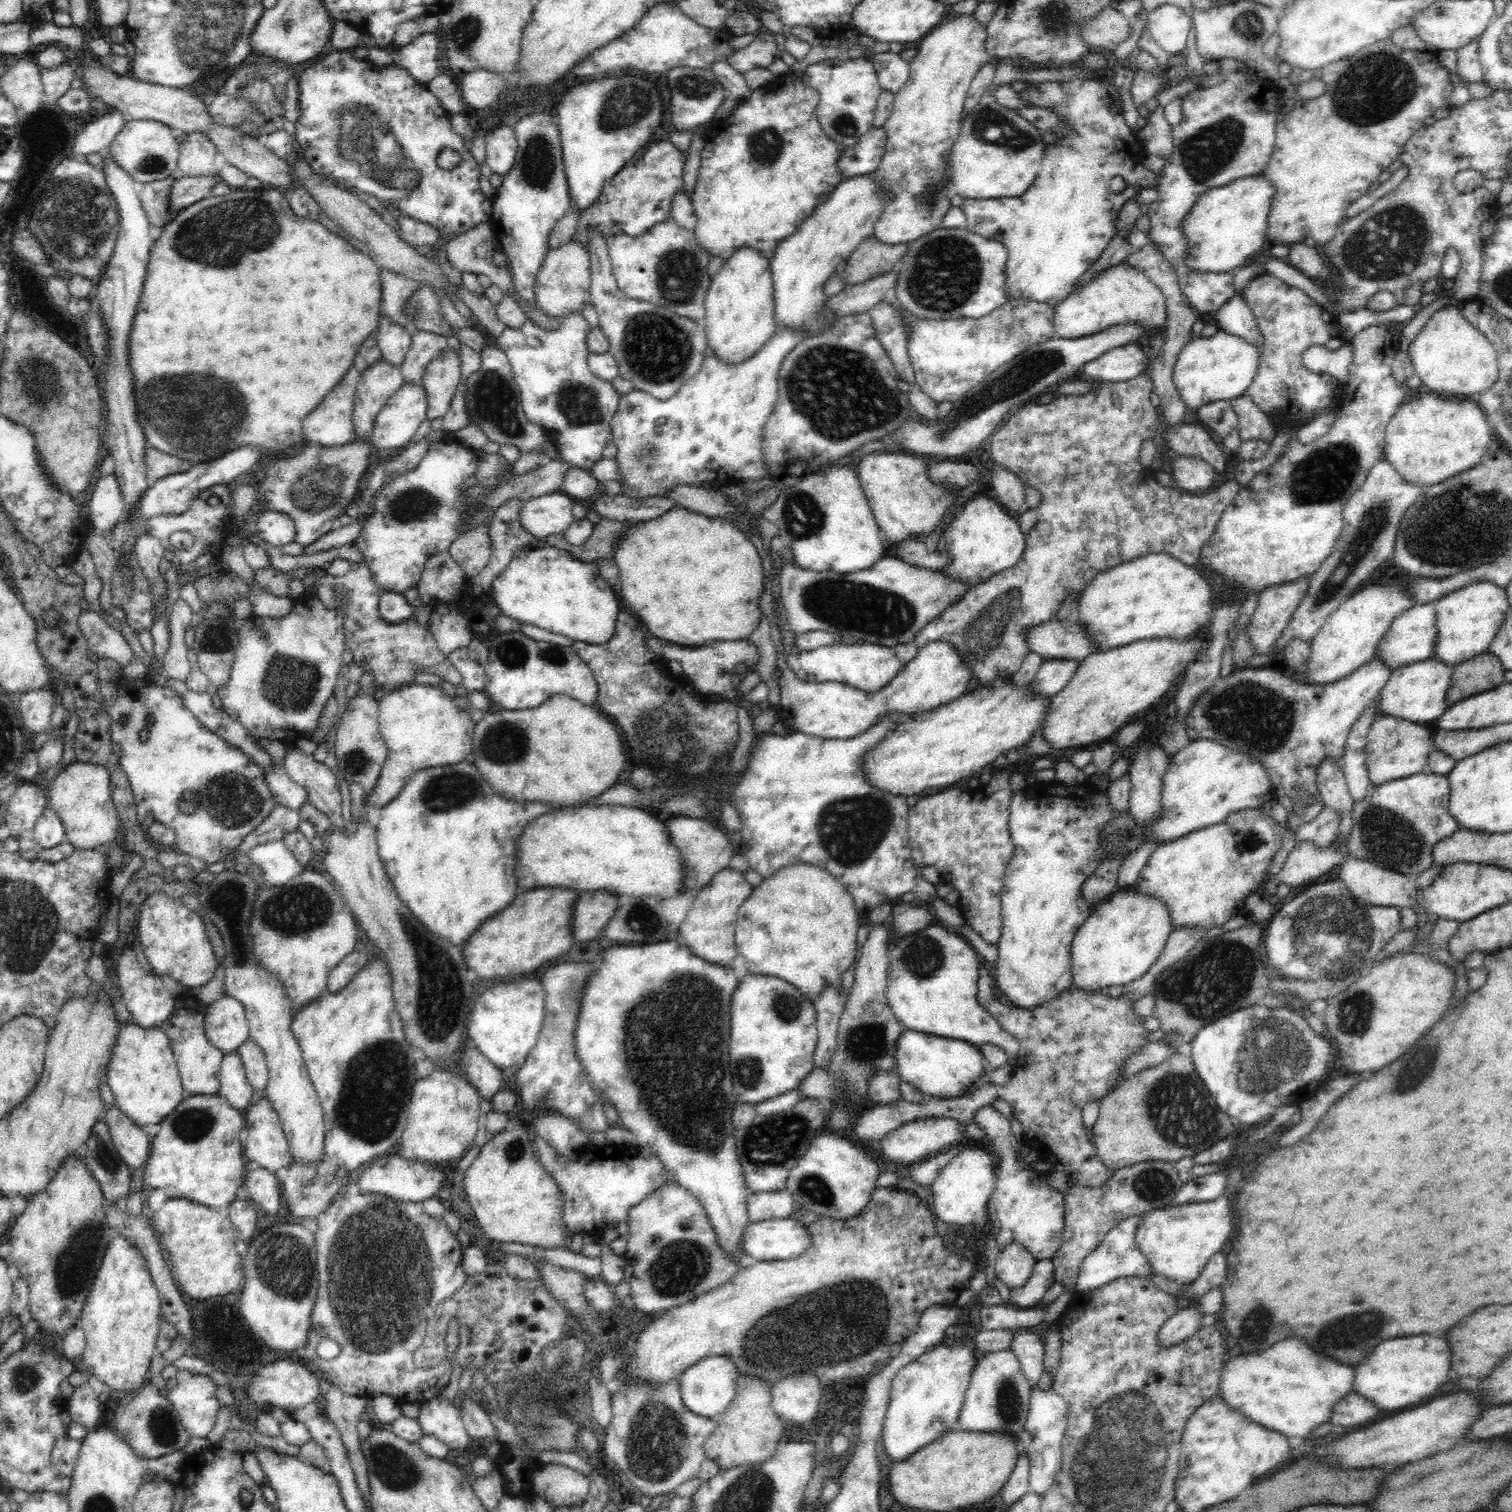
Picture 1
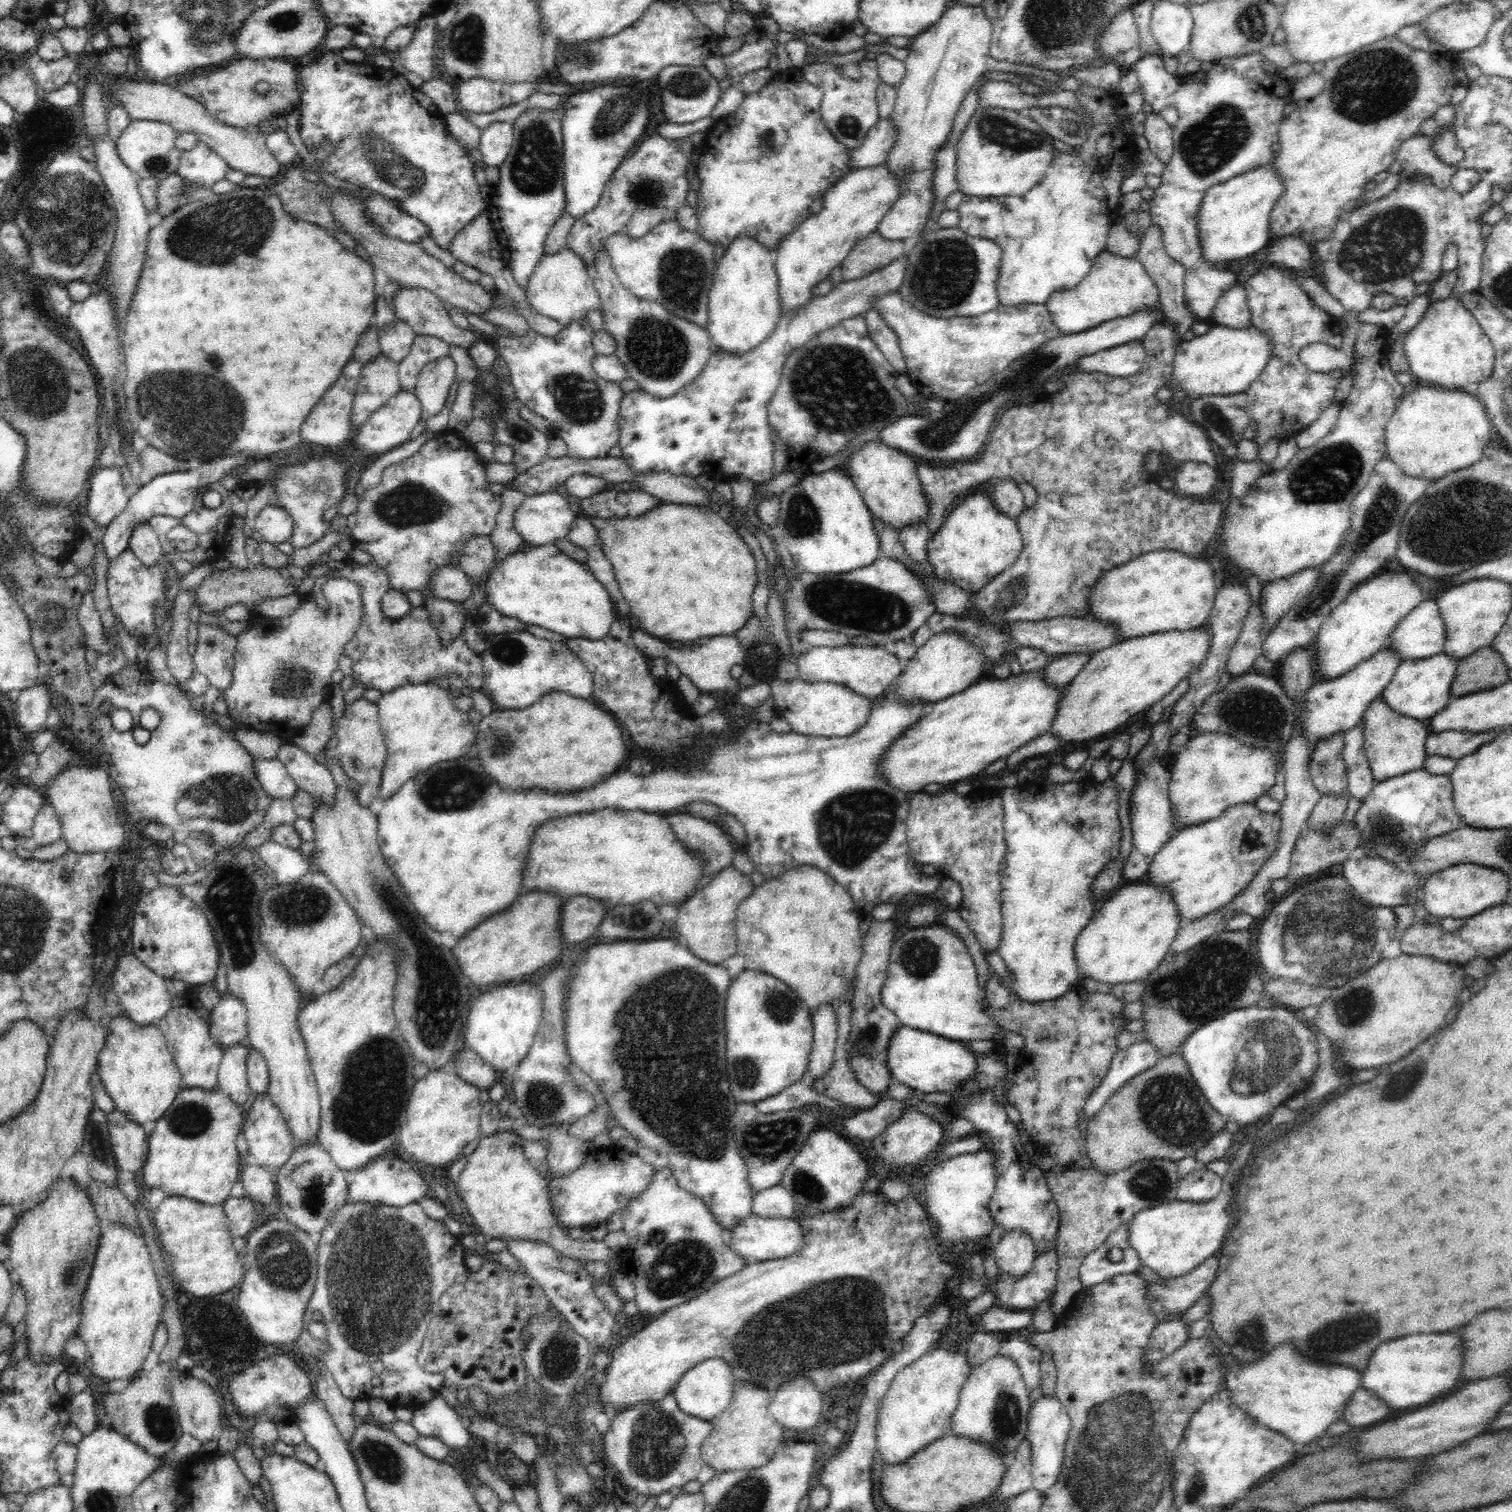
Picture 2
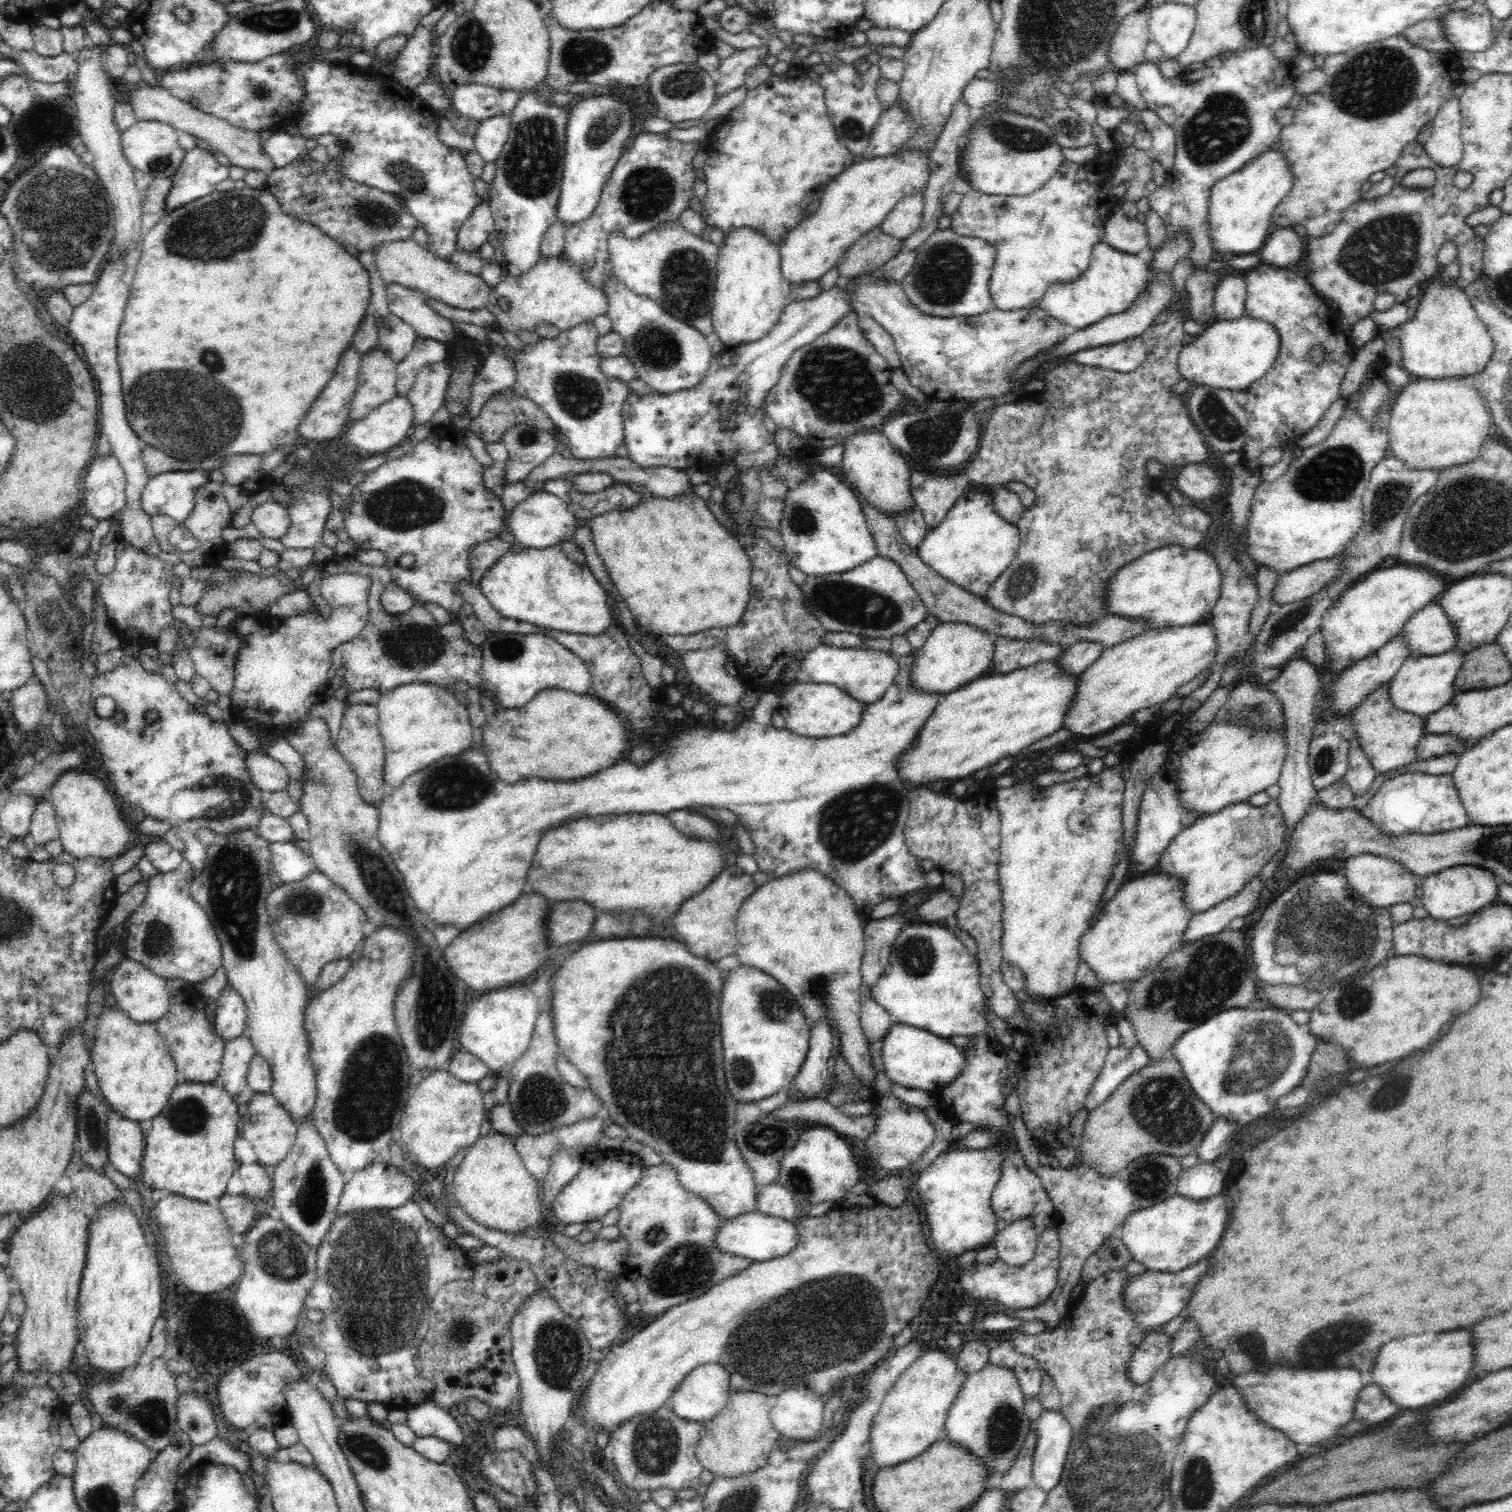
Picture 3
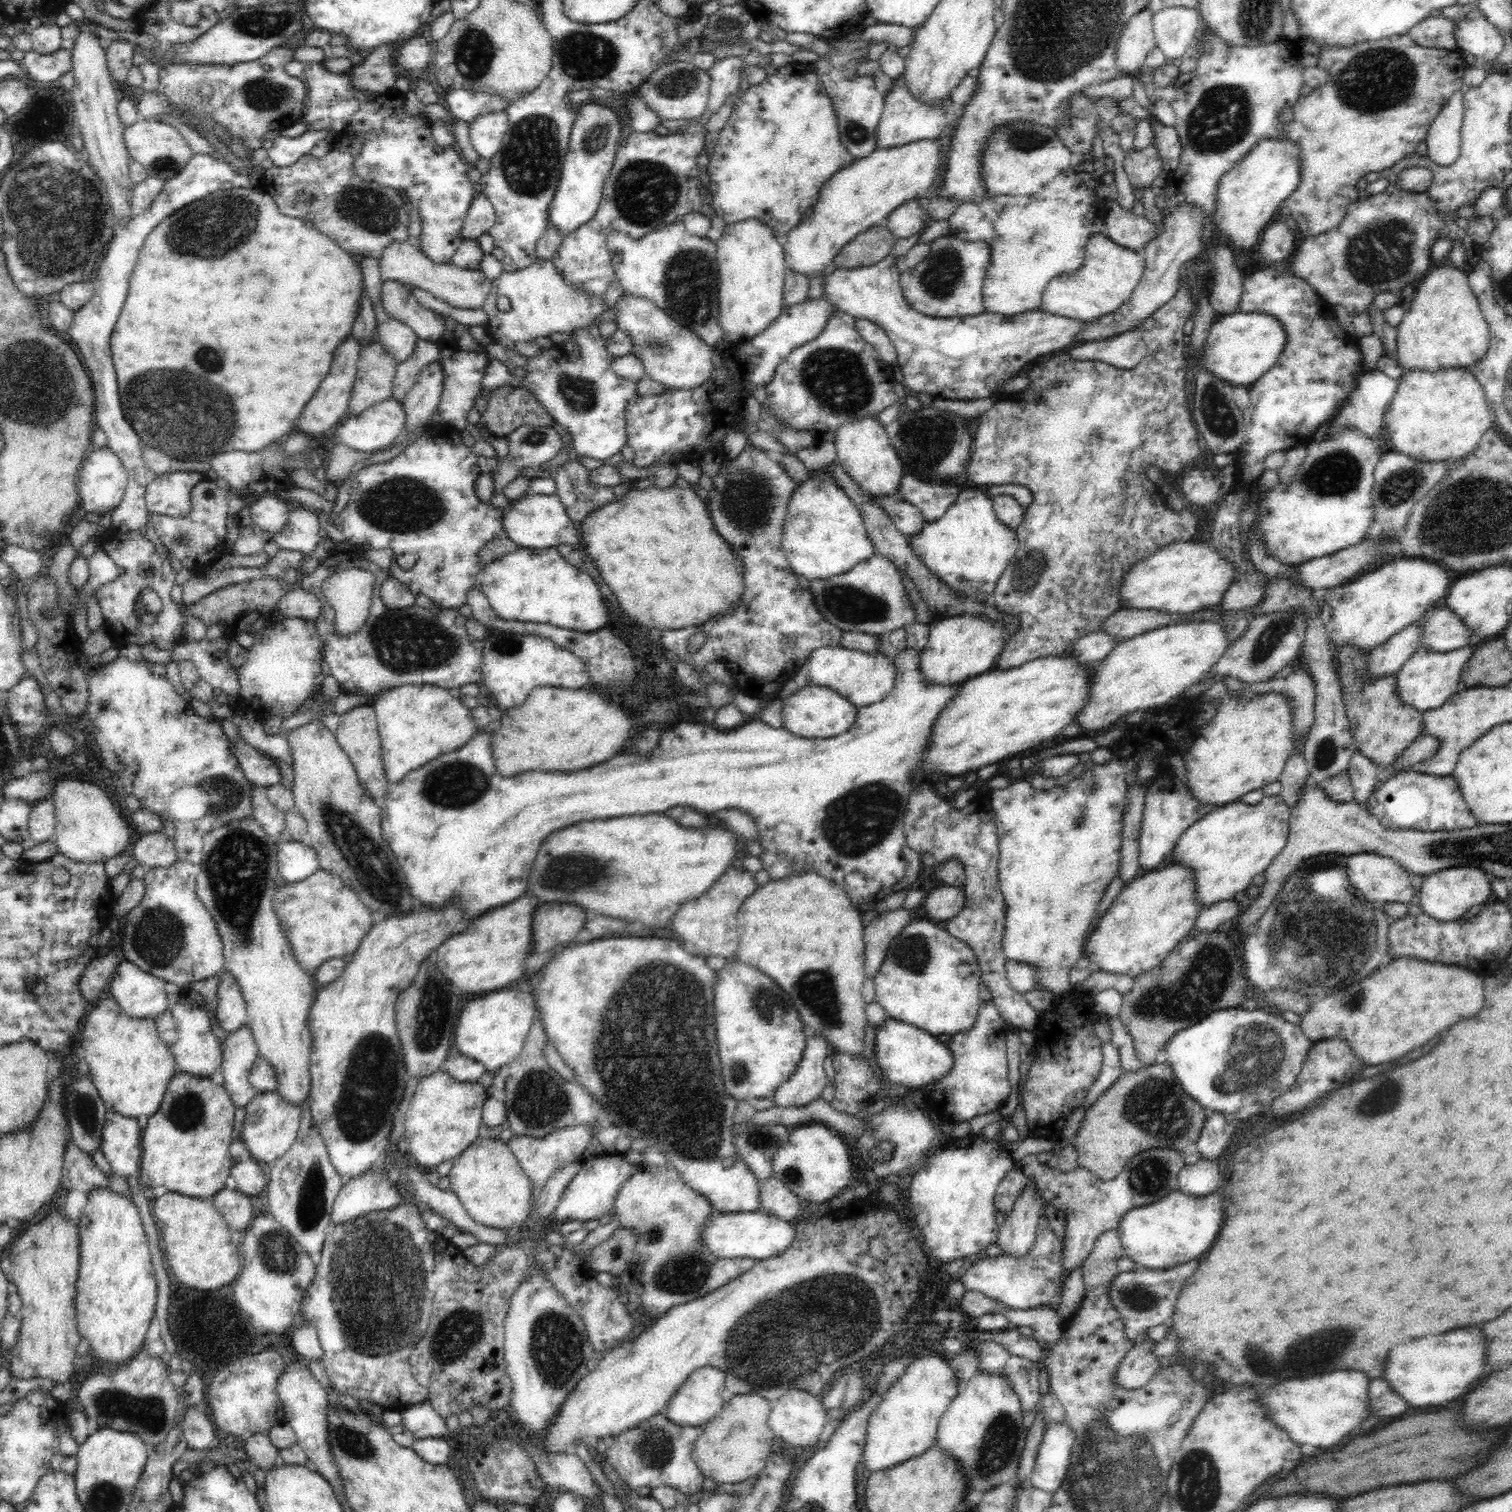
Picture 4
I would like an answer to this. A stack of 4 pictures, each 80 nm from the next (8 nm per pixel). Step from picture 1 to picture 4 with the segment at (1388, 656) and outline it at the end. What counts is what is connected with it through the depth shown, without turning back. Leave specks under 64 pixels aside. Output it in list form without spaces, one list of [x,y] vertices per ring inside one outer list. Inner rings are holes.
[[[1443,604],[1430,607],[1421,617],[1422,646],[1434,652],[1451,652],[1468,646],[1473,630]]]

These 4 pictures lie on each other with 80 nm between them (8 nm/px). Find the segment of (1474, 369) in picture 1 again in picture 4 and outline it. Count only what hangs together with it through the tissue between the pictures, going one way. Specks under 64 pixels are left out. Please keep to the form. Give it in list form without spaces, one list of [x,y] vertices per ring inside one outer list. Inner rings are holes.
[[[1450,259],[1434,262],[1432,267],[1414,285],[1414,293],[1405,302],[1405,314],[1396,326],[1396,354],[1394,358],[1404,369],[1472,368],[1474,362],[1484,356],[1490,340],[1489,324],[1480,311],[1479,300],[1468,284],[1467,271],[1454,266]]]

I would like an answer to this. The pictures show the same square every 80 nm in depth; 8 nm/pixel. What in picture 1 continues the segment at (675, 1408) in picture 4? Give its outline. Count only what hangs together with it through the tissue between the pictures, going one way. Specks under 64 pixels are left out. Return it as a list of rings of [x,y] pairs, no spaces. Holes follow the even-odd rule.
[[[707,1356],[689,1366],[678,1378],[680,1397],[688,1411],[715,1418],[732,1402],[740,1373],[732,1360],[726,1356]]]

